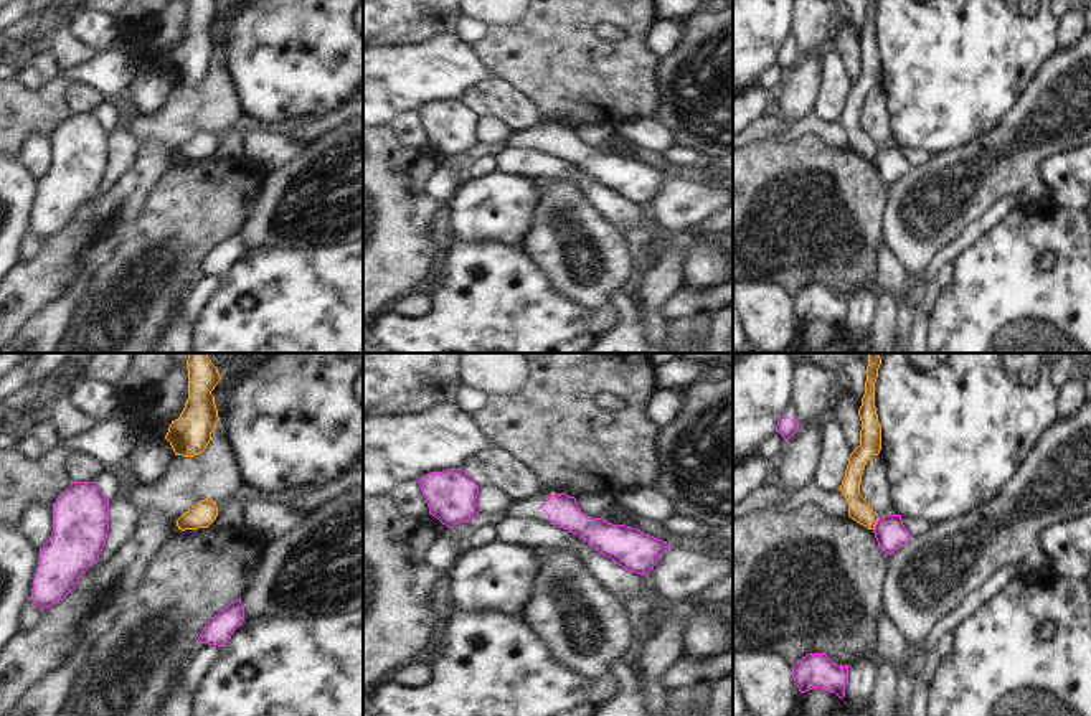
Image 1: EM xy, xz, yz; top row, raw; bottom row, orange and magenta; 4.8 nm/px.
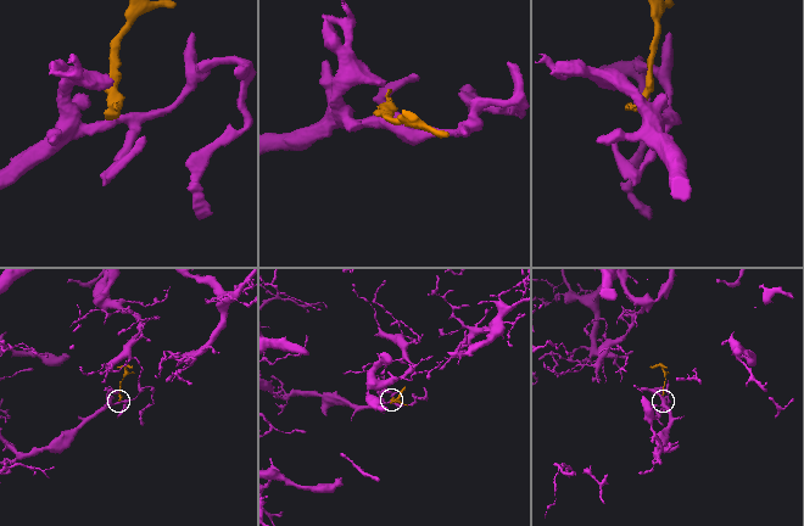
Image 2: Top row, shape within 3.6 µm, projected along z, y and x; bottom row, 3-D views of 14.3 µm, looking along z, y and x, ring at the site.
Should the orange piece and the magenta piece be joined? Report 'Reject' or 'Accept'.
Reject

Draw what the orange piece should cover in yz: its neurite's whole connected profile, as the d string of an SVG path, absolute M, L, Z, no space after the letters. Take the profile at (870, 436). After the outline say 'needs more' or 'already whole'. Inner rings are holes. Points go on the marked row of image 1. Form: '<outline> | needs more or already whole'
M868 353L865 394L858 409L862 421L860 445L850 454L845 477L838 488L848 503L848 516L868 530L875 528L880 516L860 495L860 483L867 462L881 450L881 426L875 407L875 383L880 365L880 353Z | already whole

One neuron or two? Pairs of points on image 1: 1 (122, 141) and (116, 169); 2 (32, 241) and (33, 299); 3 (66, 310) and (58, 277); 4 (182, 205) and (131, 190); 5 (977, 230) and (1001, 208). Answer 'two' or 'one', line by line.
1: one
2: two
3: two
4: two
5: one

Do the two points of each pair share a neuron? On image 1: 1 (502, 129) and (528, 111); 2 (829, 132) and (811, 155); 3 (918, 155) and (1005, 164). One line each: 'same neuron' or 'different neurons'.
1: different neurons
2: different neurons
3: different neurons

